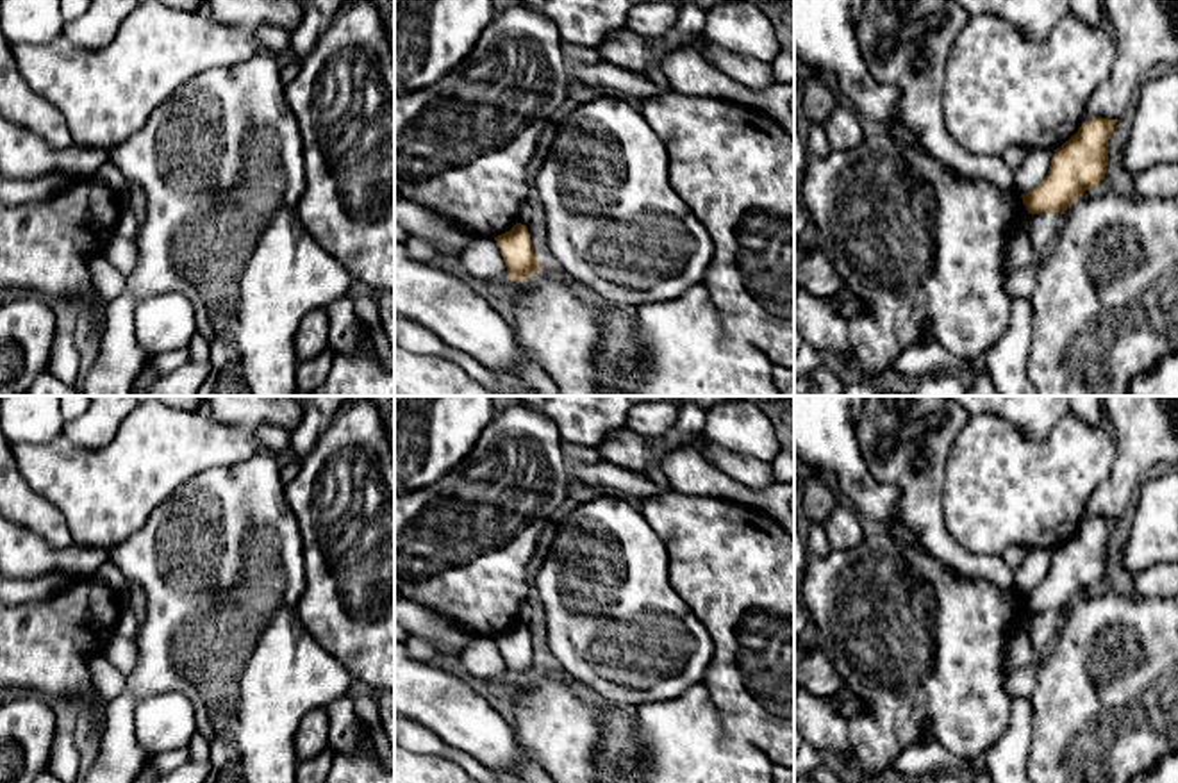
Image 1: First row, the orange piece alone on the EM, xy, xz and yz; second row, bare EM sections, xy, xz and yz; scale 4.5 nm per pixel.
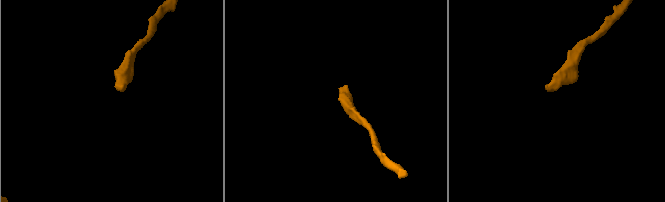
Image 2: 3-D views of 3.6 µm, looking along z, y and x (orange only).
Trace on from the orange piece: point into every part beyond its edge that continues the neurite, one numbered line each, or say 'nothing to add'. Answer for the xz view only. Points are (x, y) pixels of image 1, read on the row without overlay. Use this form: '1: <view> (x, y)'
nothing to add

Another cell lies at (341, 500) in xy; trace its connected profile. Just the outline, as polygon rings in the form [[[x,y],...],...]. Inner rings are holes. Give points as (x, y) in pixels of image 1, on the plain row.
[[[353,398],[341,408],[300,460],[284,496],[305,560],[305,589],[298,601],[303,626],[355,681],[373,692],[394,690],[394,458],[380,403]]]

